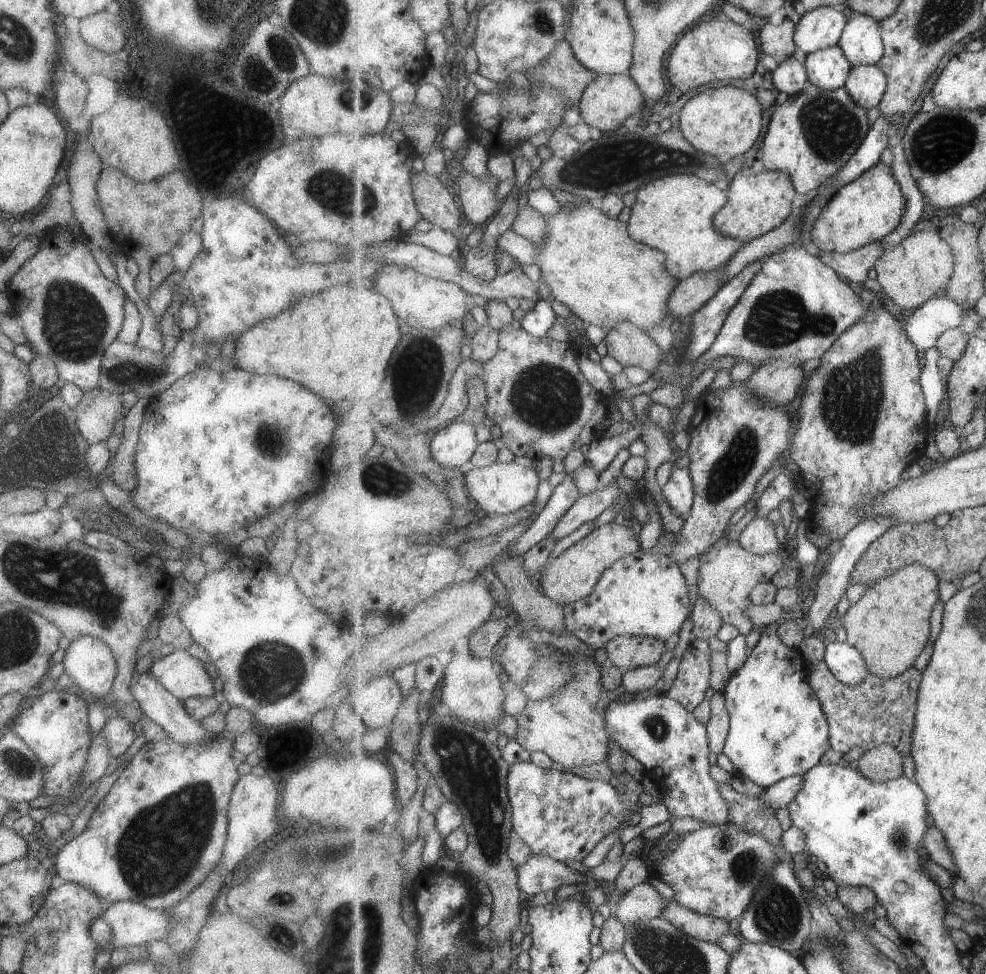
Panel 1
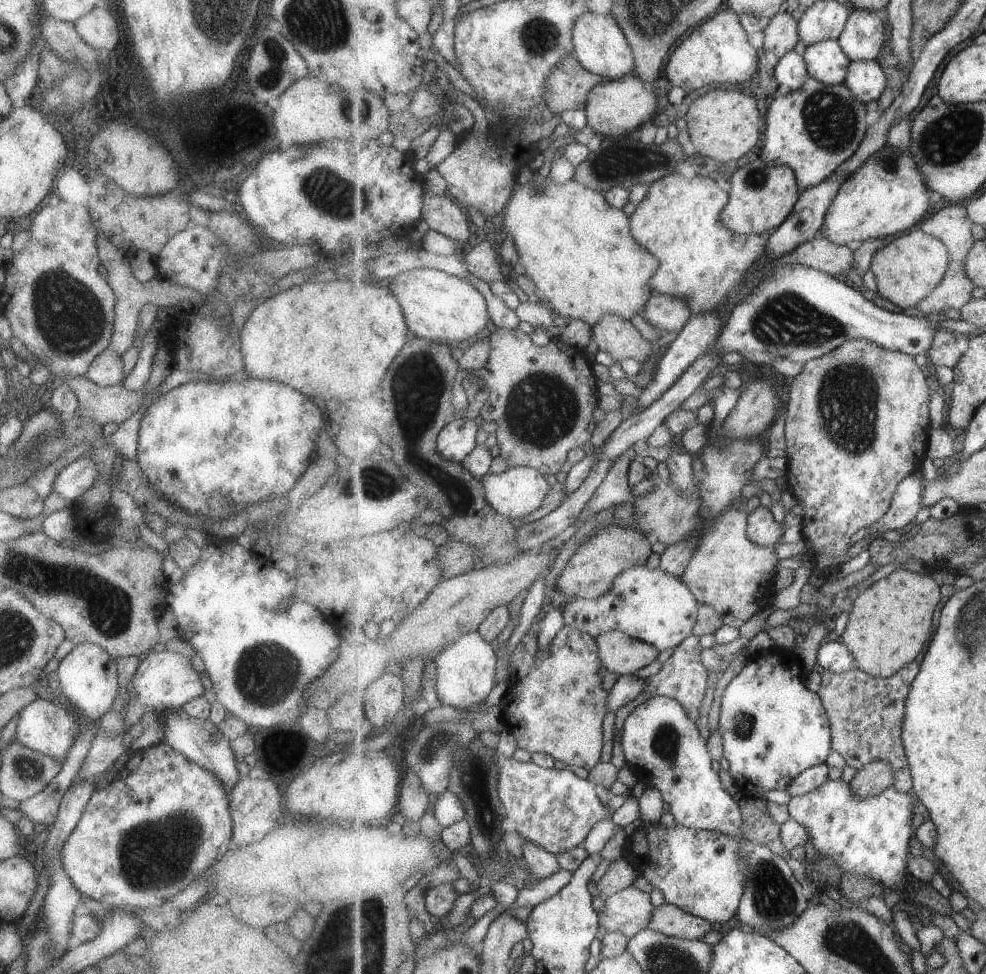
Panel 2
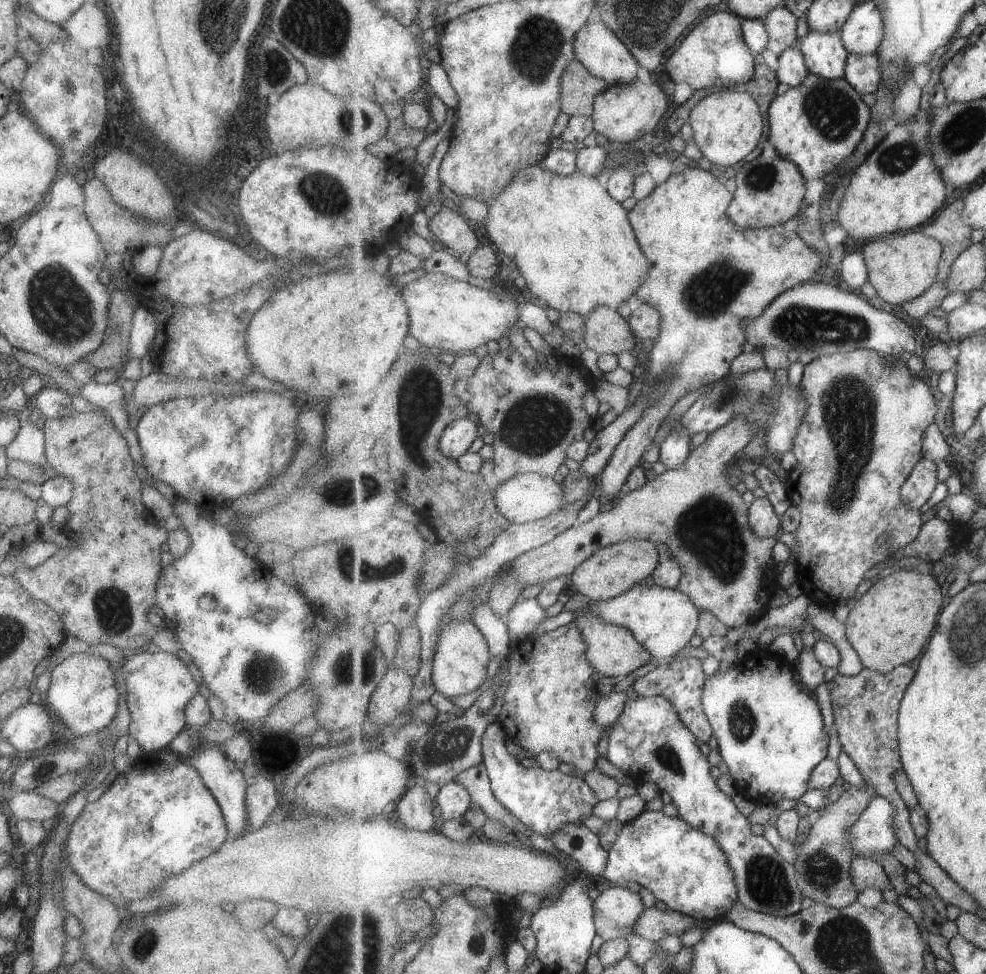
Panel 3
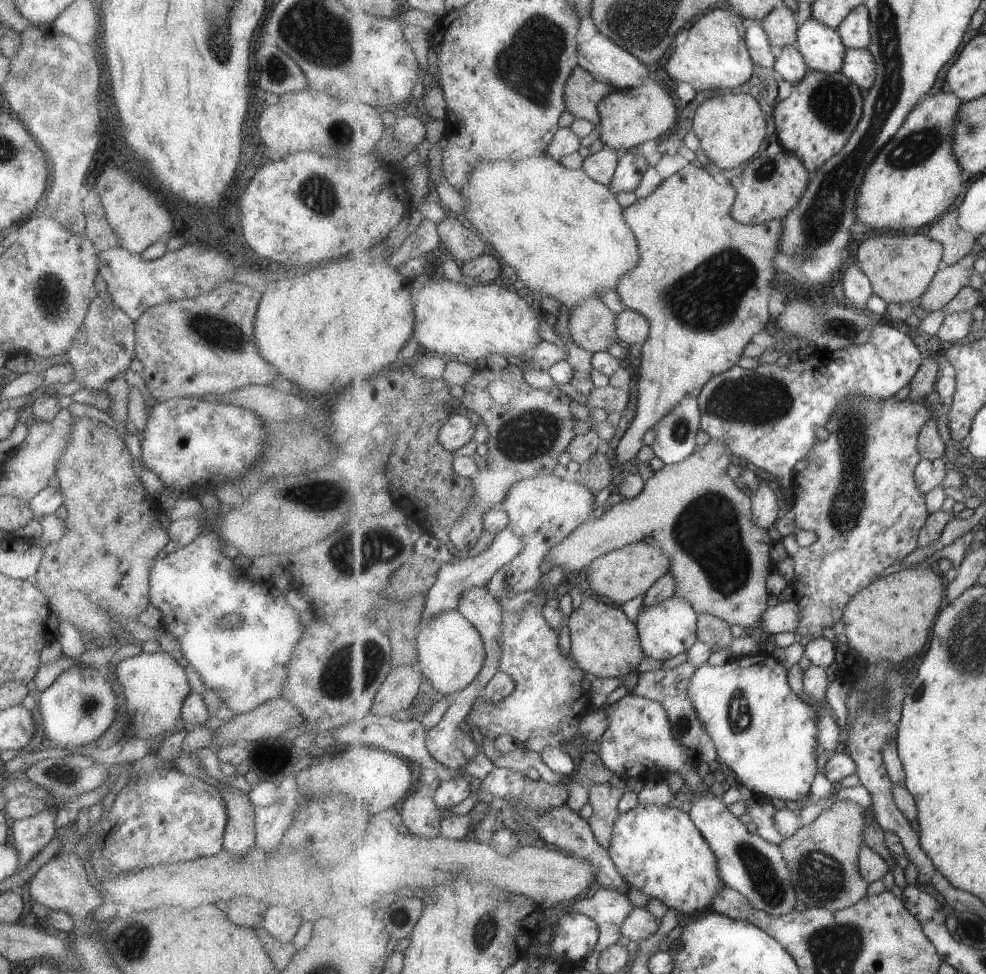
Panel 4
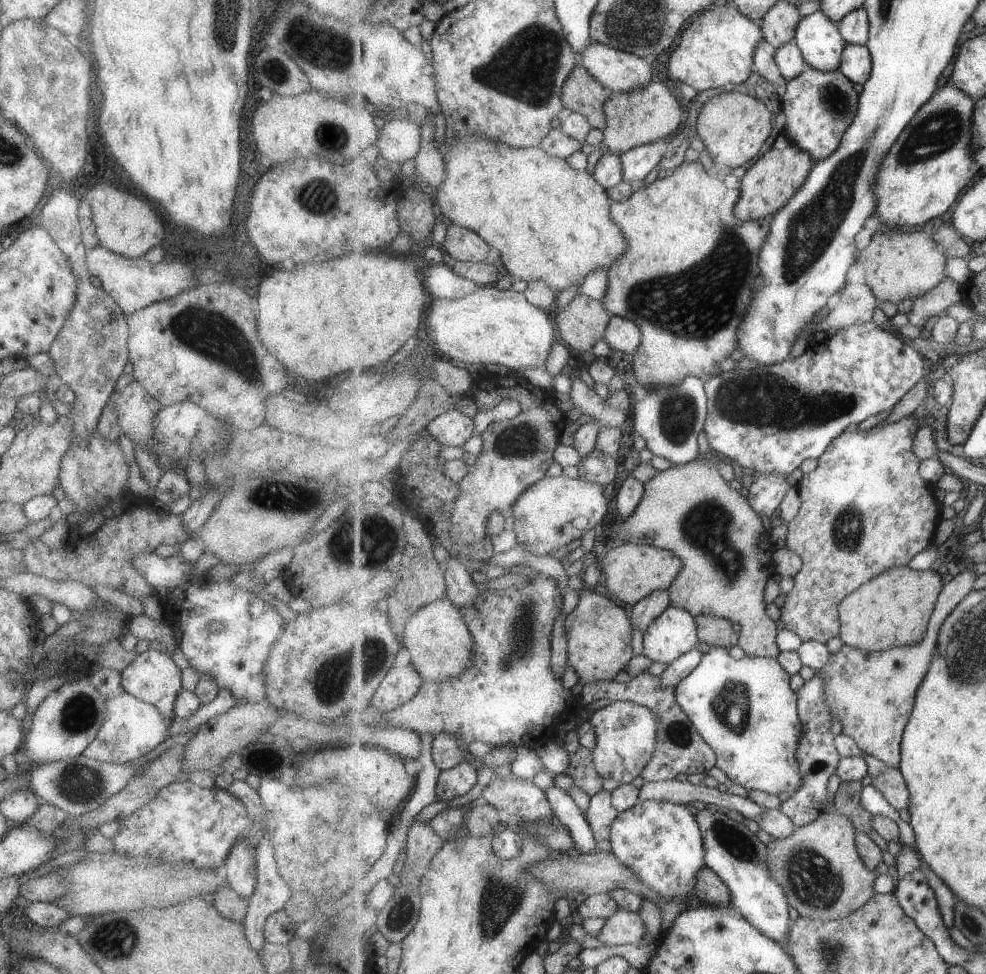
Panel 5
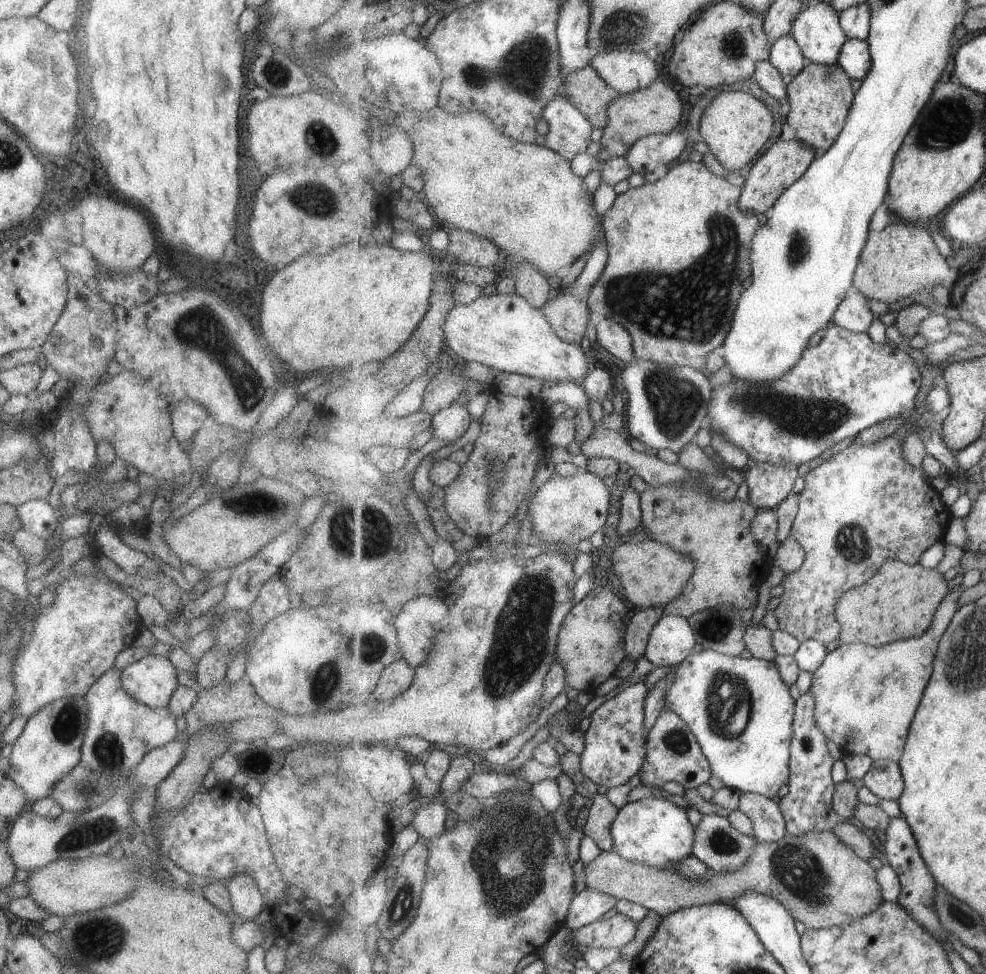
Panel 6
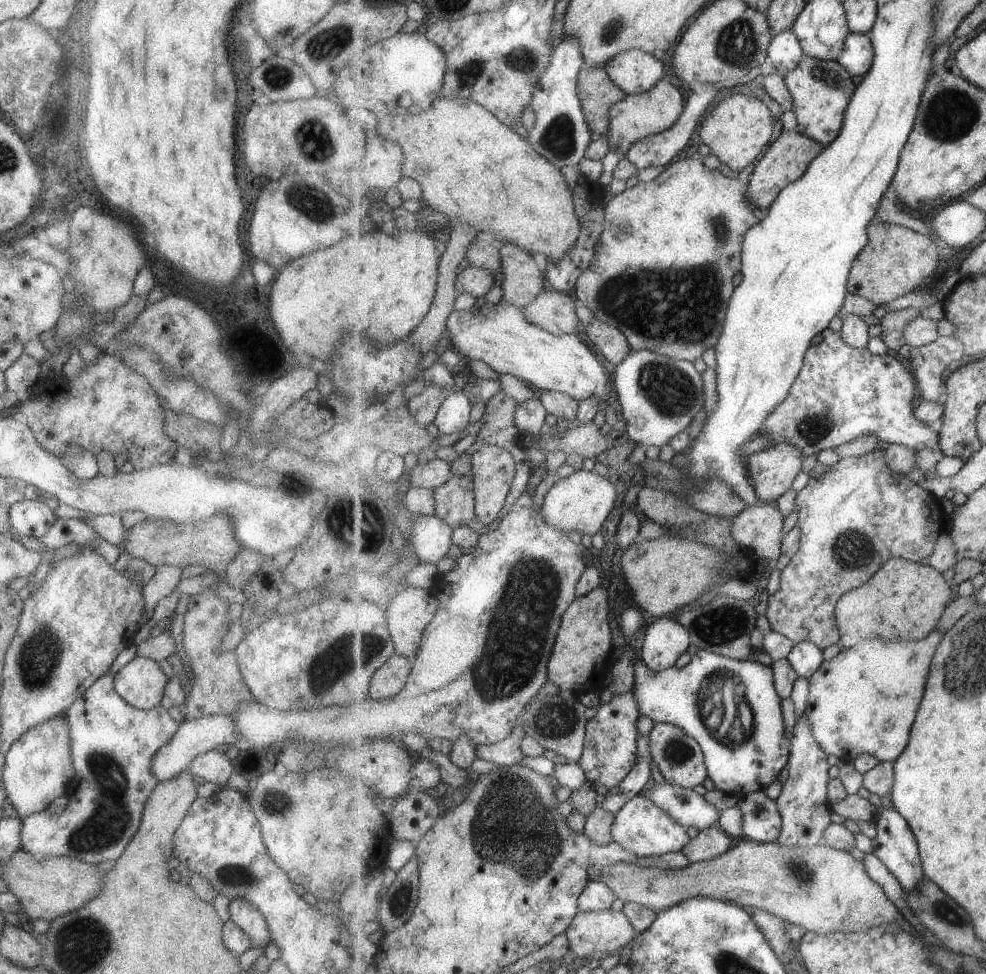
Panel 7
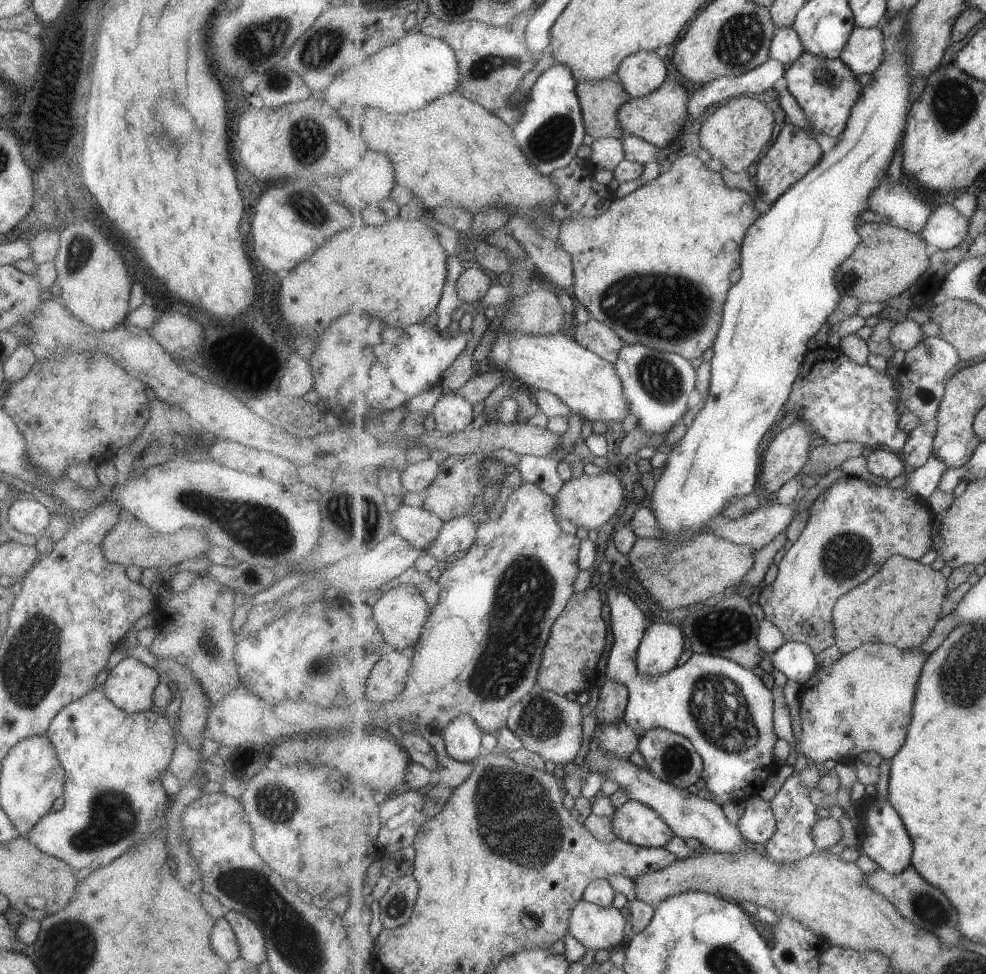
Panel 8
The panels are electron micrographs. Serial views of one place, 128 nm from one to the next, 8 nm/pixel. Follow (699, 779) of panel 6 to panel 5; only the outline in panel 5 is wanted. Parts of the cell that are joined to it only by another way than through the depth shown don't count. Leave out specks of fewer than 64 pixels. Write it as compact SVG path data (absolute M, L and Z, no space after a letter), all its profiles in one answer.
M641 673L632 678L627 684L617 684L614 681L601 681L589 683L578 697L578 705L585 707L597 700L619 699L638 700L643 705L650 704L652 712L657 718L657 751L653 752L653 760L647 764L642 778L646 782L675 780L677 774L708 776L709 770L717 765L717 754L697 732L691 718L685 714L685 710L675 698L675 686L661 688L661 678L651 674Z

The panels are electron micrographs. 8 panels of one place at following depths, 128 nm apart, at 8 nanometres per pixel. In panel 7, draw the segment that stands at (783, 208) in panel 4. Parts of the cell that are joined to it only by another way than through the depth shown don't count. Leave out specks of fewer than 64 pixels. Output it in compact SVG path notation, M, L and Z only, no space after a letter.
M797 128L789 132L783 132L781 137L771 144L761 160L757 162L750 176L748 194L751 202L759 208L770 209L781 195L781 192L789 187L789 184L800 180L801 176L808 172L813 160L816 160L817 156L820 156L826 147L825 144L798 132Z

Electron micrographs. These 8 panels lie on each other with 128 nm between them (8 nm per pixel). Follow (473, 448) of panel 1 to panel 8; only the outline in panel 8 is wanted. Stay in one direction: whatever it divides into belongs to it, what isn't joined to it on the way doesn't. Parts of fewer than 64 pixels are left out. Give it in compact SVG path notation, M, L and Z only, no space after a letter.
M445 391L433 409L436 428L445 434L456 434L470 428L473 422L473 404L463 396Z

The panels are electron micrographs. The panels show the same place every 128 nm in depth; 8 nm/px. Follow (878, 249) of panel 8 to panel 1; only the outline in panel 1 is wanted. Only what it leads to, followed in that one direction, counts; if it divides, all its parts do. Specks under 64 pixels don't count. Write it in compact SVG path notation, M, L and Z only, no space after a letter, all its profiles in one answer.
M938 230L911 234L898 246L887 249L874 267L883 292L902 309L919 309L936 297L952 280L955 268L956 256L953 249Z

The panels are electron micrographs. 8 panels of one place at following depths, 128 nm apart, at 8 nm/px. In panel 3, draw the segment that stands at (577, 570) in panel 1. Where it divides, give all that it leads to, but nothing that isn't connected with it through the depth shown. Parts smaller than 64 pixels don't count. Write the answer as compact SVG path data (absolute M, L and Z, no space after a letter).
M627 539L595 551L587 560L584 560L573 572L570 585L577 592L577 599L591 602L606 601L622 592L628 591L632 586L652 576L661 562L657 544L647 539Z

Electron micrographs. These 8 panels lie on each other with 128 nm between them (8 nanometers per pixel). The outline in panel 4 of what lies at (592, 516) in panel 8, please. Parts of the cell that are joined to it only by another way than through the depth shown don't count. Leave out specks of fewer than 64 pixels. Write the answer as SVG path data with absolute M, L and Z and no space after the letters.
M554 475L522 480L511 487L502 502L501 509L509 516L507 526L524 538L523 550L511 562L505 563L492 578L488 588L494 597L518 595L525 591L540 589L541 562L567 535L592 518L595 493L585 485L575 482L570 476L558 478Z

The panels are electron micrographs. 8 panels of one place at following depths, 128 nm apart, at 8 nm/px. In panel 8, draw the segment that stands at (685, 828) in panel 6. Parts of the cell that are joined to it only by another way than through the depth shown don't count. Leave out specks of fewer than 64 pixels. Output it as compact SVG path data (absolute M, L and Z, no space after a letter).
M634 799L617 809L611 818L615 835L630 844L665 847L676 836L659 812Z

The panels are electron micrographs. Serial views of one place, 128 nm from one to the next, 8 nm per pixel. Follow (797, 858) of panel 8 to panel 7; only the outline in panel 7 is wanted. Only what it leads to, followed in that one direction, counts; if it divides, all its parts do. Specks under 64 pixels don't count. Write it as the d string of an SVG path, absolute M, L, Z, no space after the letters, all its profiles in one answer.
M807 713L796 720L792 734L789 776L776 800L783 818L782 832L777 844L789 848L807 848L819 845L825 829L832 823L829 813L833 808L828 797L828 786L832 779L829 776L831 766L827 760L827 753L815 738L813 725Z

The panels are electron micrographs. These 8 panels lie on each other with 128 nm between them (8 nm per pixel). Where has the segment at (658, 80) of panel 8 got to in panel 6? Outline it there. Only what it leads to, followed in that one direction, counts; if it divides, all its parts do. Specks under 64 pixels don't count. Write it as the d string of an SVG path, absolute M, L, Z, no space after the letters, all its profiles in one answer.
M599 51L590 66L621 94L650 88L659 80L654 56L644 51Z

